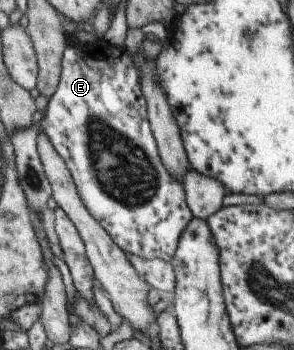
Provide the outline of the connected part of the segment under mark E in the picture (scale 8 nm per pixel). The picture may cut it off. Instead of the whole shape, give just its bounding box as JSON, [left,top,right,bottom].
[39,38,193,262]

